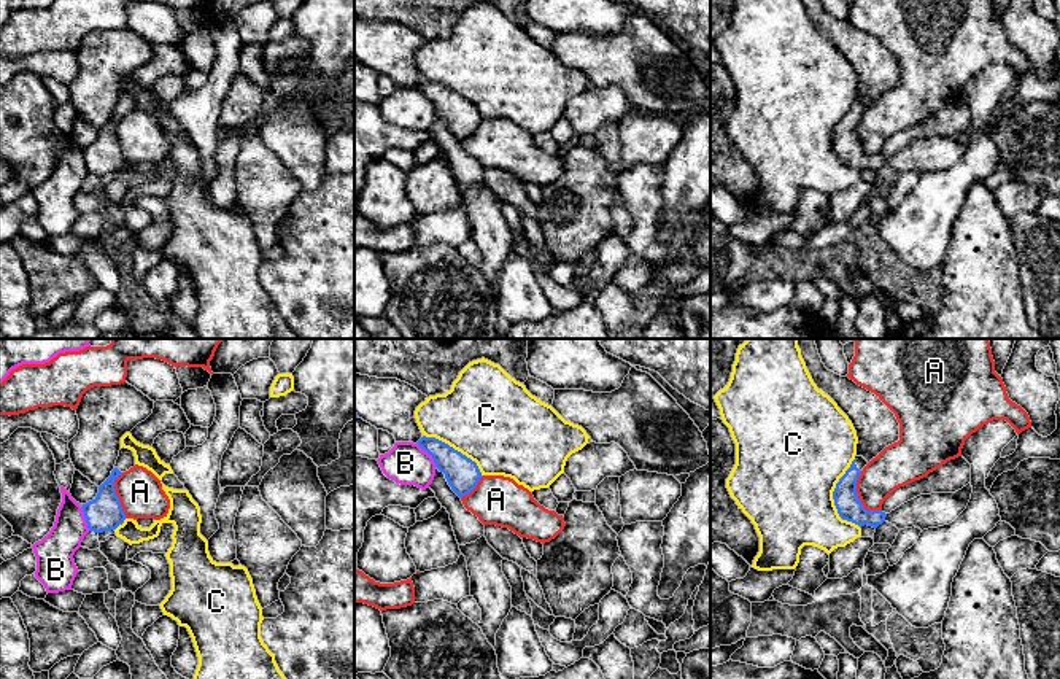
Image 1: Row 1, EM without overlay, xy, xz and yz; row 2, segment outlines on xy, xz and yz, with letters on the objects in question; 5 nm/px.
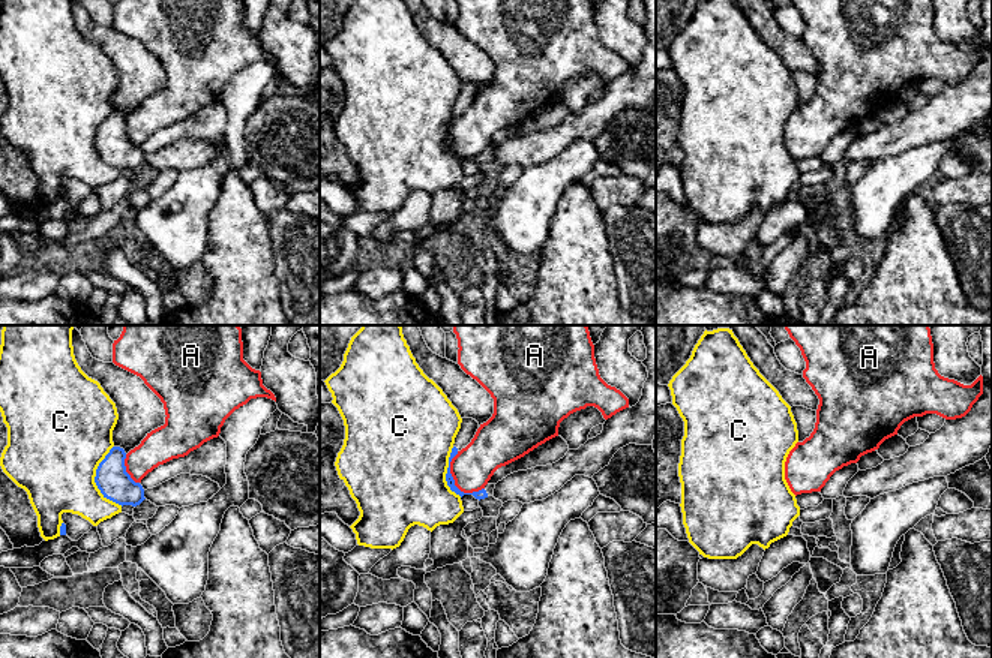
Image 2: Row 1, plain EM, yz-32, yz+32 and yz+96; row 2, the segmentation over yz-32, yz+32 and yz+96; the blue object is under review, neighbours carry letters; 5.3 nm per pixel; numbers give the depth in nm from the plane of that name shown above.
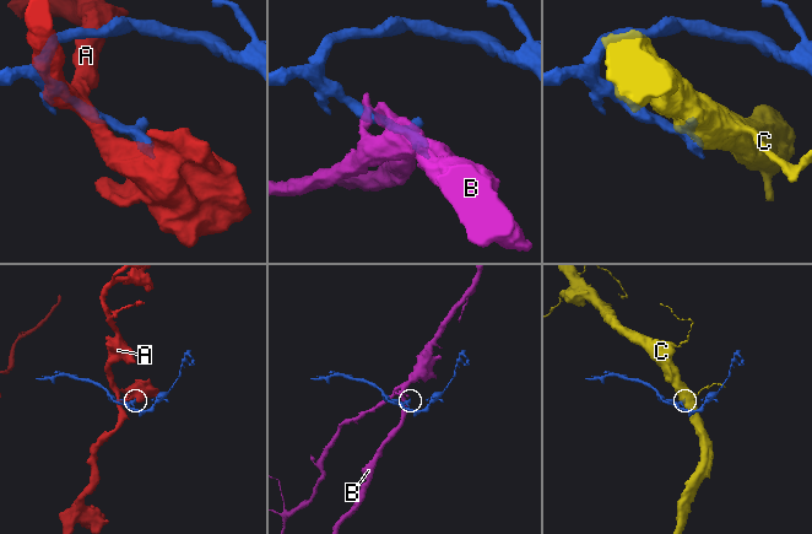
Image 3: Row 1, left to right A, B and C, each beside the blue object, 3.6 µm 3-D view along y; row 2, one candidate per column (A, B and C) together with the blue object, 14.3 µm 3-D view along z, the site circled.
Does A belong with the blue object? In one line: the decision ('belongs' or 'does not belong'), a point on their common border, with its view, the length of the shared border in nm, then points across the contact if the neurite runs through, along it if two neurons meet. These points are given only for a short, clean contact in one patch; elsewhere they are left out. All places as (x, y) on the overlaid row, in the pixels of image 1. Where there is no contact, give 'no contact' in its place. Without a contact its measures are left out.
does not belong; meets blue in yz at (858, 498); contact 240 nm long; border along yz (860, 471), (857, 481), (860, 503), (866, 509), (881, 511)

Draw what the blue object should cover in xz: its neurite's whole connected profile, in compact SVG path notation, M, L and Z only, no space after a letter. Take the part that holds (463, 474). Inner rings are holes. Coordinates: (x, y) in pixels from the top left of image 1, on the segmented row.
M426 436L416 444L432 456L435 468L445 474L448 485L459 498L469 495L483 477L475 461L448 444Z

